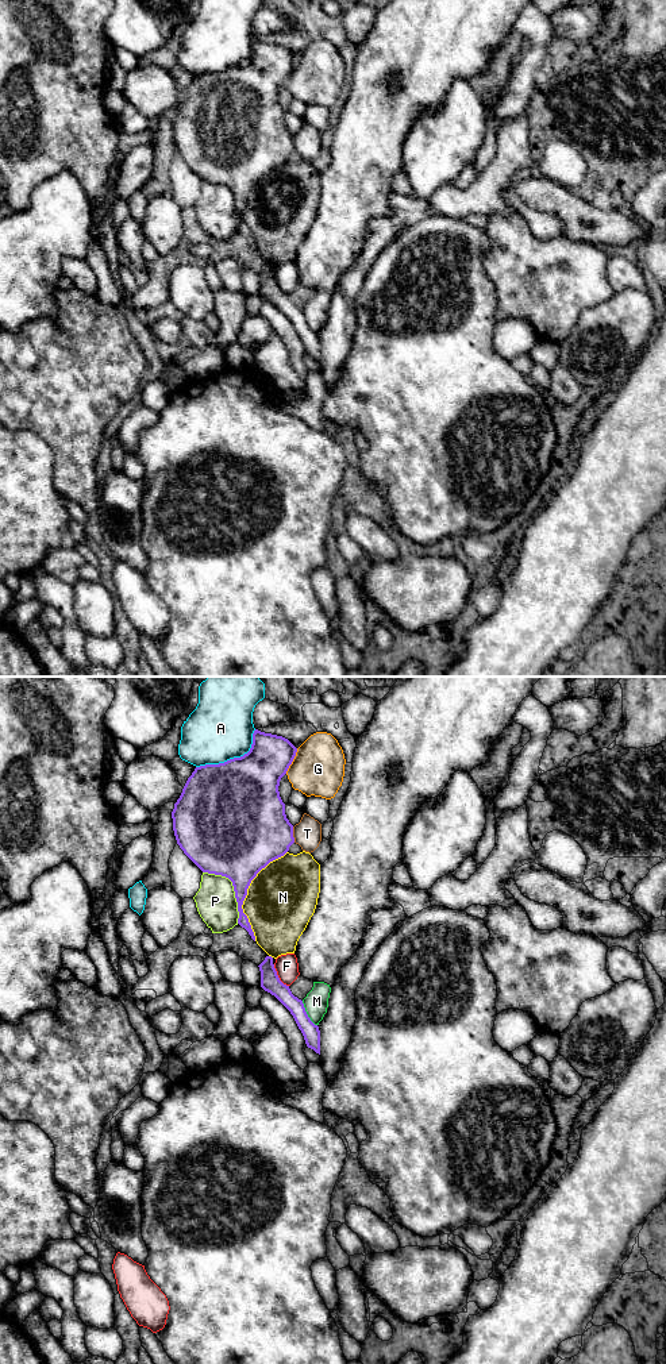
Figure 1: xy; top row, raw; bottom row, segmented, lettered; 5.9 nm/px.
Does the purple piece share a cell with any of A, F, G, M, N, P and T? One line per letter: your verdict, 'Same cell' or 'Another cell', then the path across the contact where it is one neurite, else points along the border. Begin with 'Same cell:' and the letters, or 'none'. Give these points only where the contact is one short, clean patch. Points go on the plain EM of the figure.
Same cell: none
A: Another cell
F: Another cell. Boundary: xy (273, 273), (277, 285), (288, 295)
G: Another cell. Boundary: xy (297, 57), (285, 81)
M: Another cell. Boundary: xy (301, 309), (307, 324), (316, 334)
N: Another cell
P: Another cell
T: Another cell

